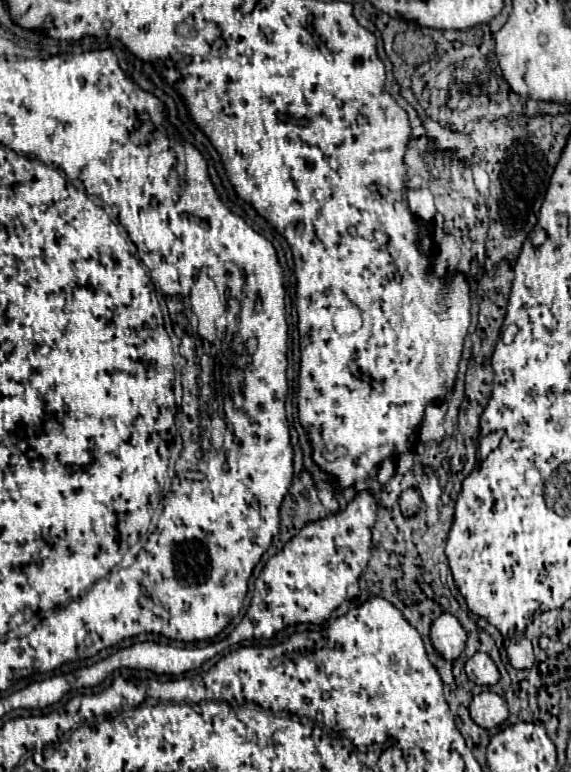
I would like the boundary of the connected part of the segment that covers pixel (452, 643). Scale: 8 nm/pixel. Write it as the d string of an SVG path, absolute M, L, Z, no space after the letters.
M442 613L430 631L430 639L444 659L458 659L466 647L466 631L452 613Z

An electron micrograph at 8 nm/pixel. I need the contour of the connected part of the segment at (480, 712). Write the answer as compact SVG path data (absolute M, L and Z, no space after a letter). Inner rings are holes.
M482 691L476 695L470 703L470 715L474 723L478 723L484 729L498 727L508 719L508 705L504 697L492 693L492 691Z

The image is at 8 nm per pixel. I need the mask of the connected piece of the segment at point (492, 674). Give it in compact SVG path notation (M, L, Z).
M476 653L466 661L466 675L476 685L494 685L500 679L500 671L486 653Z

